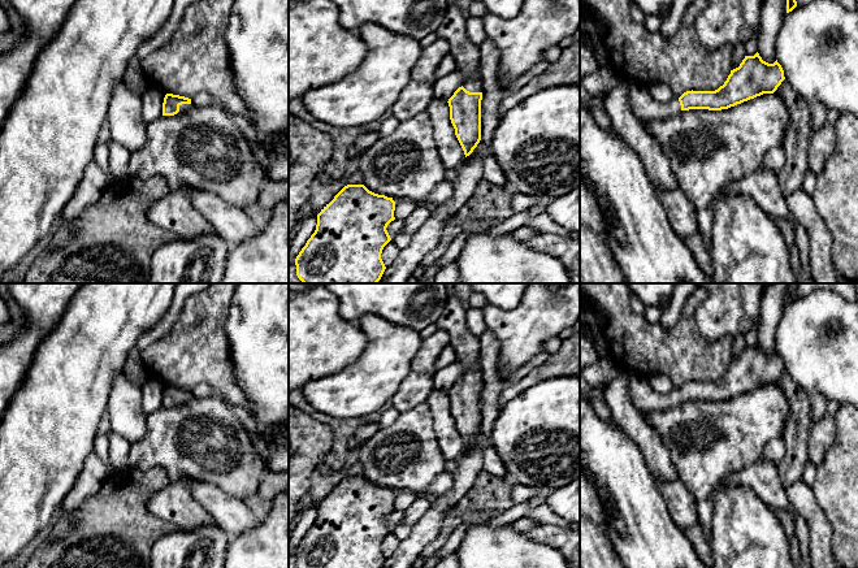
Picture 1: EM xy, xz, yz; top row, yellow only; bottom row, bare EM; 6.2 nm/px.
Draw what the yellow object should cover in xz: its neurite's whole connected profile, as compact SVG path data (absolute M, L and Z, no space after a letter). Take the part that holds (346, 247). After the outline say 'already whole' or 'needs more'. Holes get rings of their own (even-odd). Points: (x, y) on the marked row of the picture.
M347 185L344 186L335 196L334 199L326 204L321 212L317 214L317 225L315 233L311 235L311 238L307 240L306 246L302 248L299 255L295 259L296 265L296 276L303 283L377 283L386 266L381 259L381 253L384 247L391 240L386 227L387 225L395 220L394 217L395 211L395 201L393 198L387 198L385 195L378 195L372 191L369 191L364 185Z | already whole

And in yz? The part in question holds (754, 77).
M757 52L745 56L738 68L731 70L727 81L715 91L686 91L668 103L653 99L649 87L637 82L627 84L629 110L640 121L664 120L680 110L722 110L760 96L774 94L785 79L777 60L768 64Z | needs more

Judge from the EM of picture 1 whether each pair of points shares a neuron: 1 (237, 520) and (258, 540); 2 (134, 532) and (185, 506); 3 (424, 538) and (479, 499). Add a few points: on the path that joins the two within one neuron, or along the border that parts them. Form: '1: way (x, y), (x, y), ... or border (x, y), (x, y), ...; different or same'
1: border (260, 521), (232, 538); different
2: border (154, 491), (147, 508), (178, 528); different
3: border (475, 480), (475, 484), (456, 504); different

